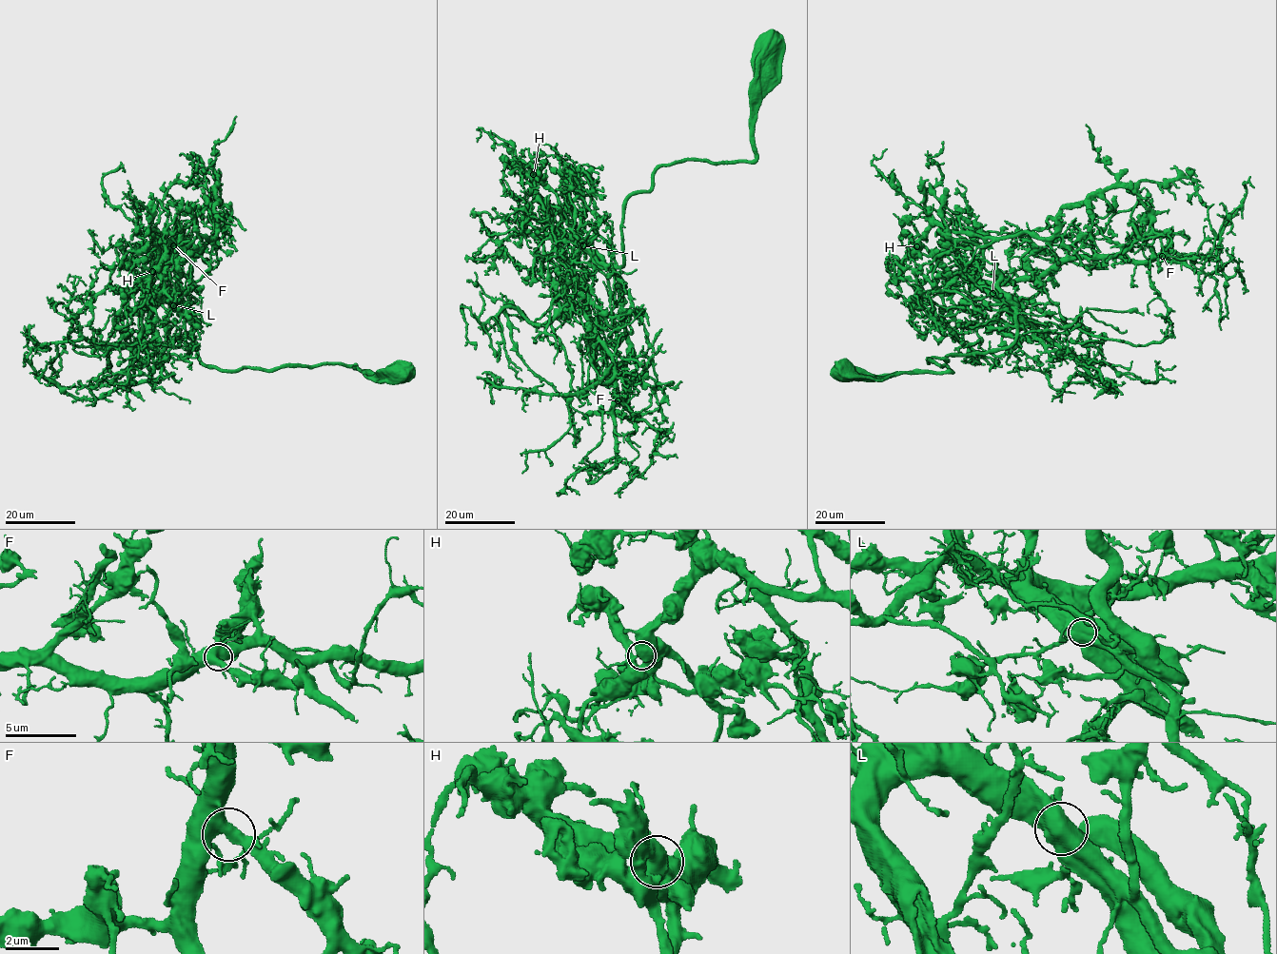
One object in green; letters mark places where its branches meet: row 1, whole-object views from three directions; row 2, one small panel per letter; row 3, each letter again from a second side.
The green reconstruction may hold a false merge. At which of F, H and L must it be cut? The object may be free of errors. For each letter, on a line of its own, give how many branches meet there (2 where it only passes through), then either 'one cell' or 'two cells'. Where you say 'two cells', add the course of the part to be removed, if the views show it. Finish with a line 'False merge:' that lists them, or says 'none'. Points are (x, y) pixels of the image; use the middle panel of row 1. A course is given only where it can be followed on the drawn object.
F: 2 | one cell
H: 1 | one cell
L: 1 | one cell
False merge: none

